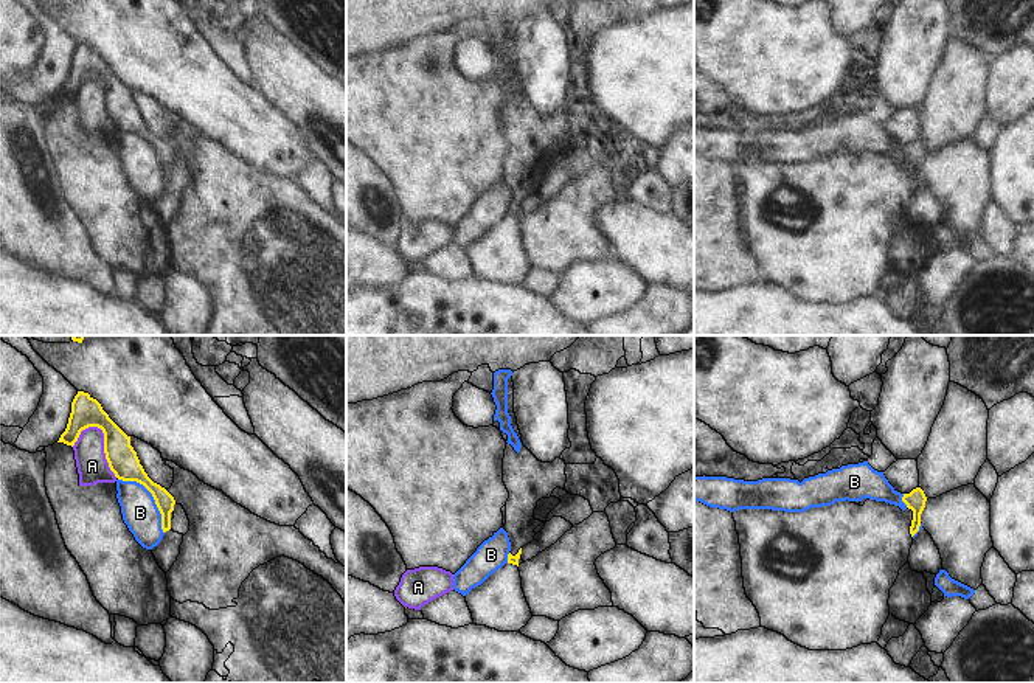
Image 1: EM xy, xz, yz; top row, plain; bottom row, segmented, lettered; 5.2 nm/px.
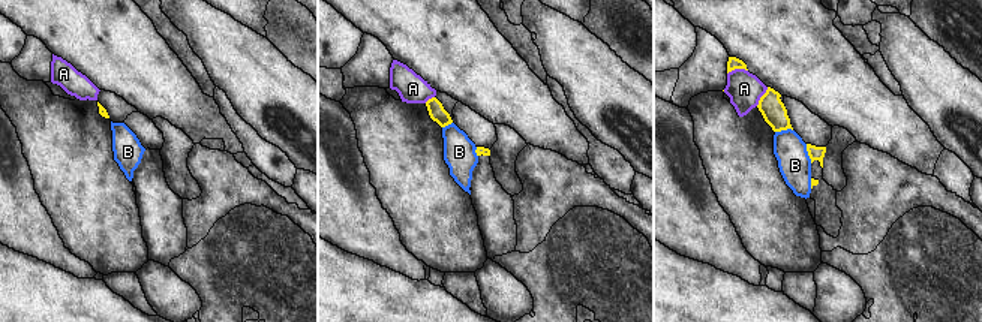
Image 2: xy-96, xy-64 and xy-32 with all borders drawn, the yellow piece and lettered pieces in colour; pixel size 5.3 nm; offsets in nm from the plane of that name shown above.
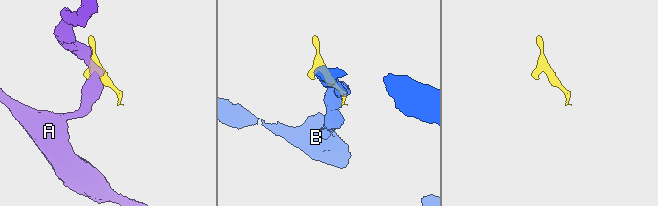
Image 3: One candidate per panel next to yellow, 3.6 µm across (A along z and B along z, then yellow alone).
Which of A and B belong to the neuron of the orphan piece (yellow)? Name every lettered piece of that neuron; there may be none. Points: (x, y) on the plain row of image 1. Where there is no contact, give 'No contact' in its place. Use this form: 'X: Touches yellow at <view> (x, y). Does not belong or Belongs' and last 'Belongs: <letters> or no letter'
A: Touches yellow at xy (104, 97). Does not belong
B: Touches yellow at xy (152, 148). Does not belong
Belongs: no letter

